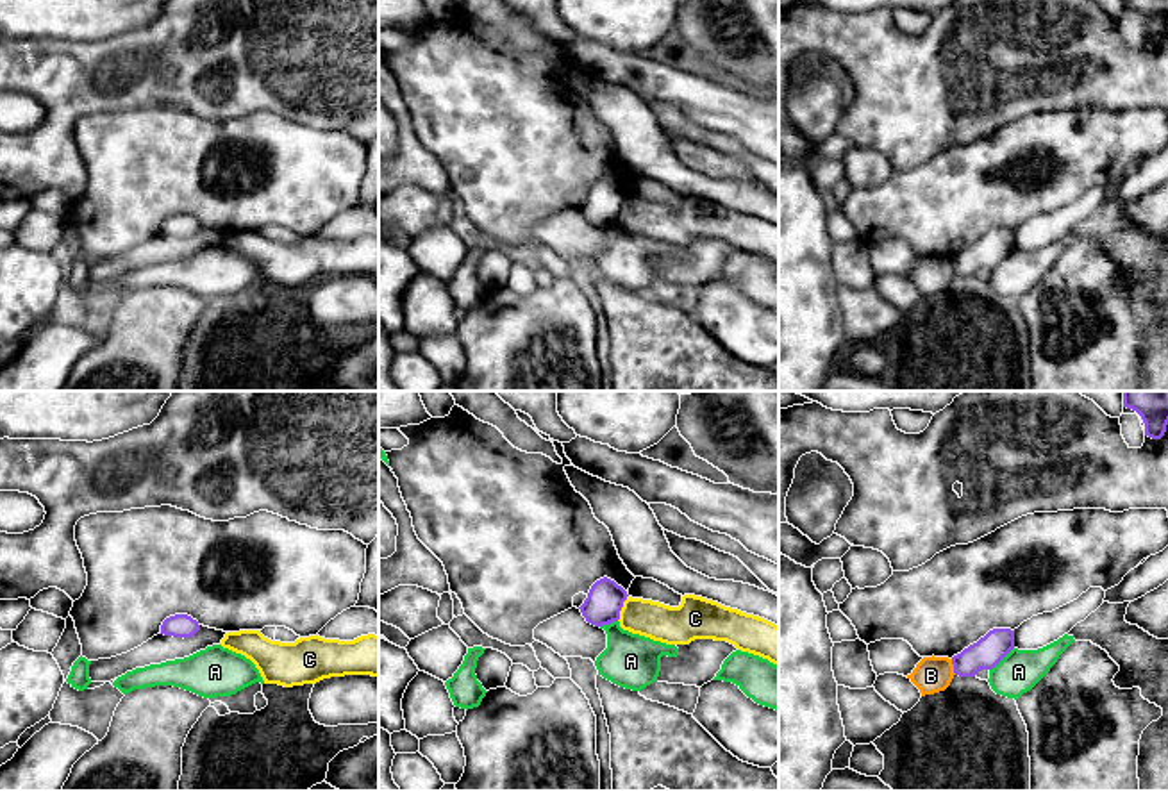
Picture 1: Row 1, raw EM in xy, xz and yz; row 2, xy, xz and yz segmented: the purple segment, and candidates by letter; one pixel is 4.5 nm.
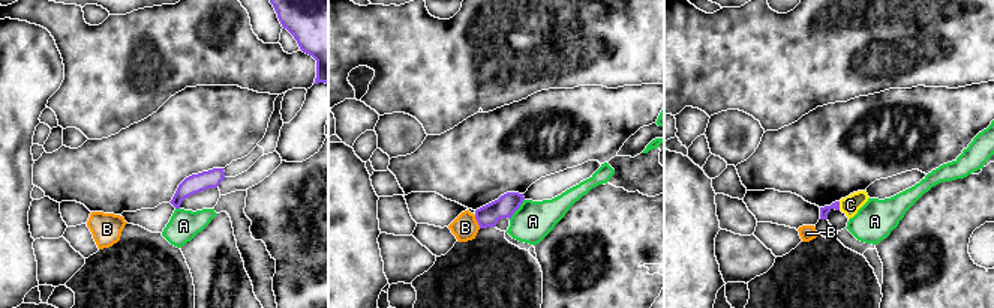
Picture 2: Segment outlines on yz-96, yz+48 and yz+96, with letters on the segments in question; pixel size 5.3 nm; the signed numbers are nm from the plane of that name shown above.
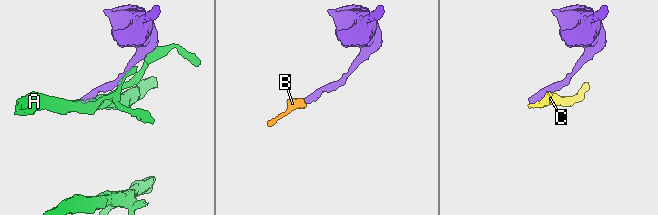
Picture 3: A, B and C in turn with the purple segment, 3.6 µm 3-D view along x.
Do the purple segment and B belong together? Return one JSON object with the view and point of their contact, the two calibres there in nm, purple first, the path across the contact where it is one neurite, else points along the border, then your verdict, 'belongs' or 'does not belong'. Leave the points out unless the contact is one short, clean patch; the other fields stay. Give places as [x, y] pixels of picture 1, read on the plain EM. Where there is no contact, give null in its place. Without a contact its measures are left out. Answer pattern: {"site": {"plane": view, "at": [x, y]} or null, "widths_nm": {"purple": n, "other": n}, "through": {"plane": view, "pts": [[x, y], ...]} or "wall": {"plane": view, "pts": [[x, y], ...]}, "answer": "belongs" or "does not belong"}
{"site": {"plane": "yz", "at": [954, 266]}, "widths_nm": {"purple": 140, "other": 160}, "wall": {"plane": "yz", "pts": [[951, 259], [956, 274]]}, "answer": "does not belong"}

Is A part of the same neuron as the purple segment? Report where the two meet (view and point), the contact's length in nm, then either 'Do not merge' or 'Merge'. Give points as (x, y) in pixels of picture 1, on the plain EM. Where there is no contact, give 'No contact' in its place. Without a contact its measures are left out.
Touches purple at yz (1001, 259). Shared border 160 nm. Do not merge

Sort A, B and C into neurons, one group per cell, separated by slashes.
A / B C

